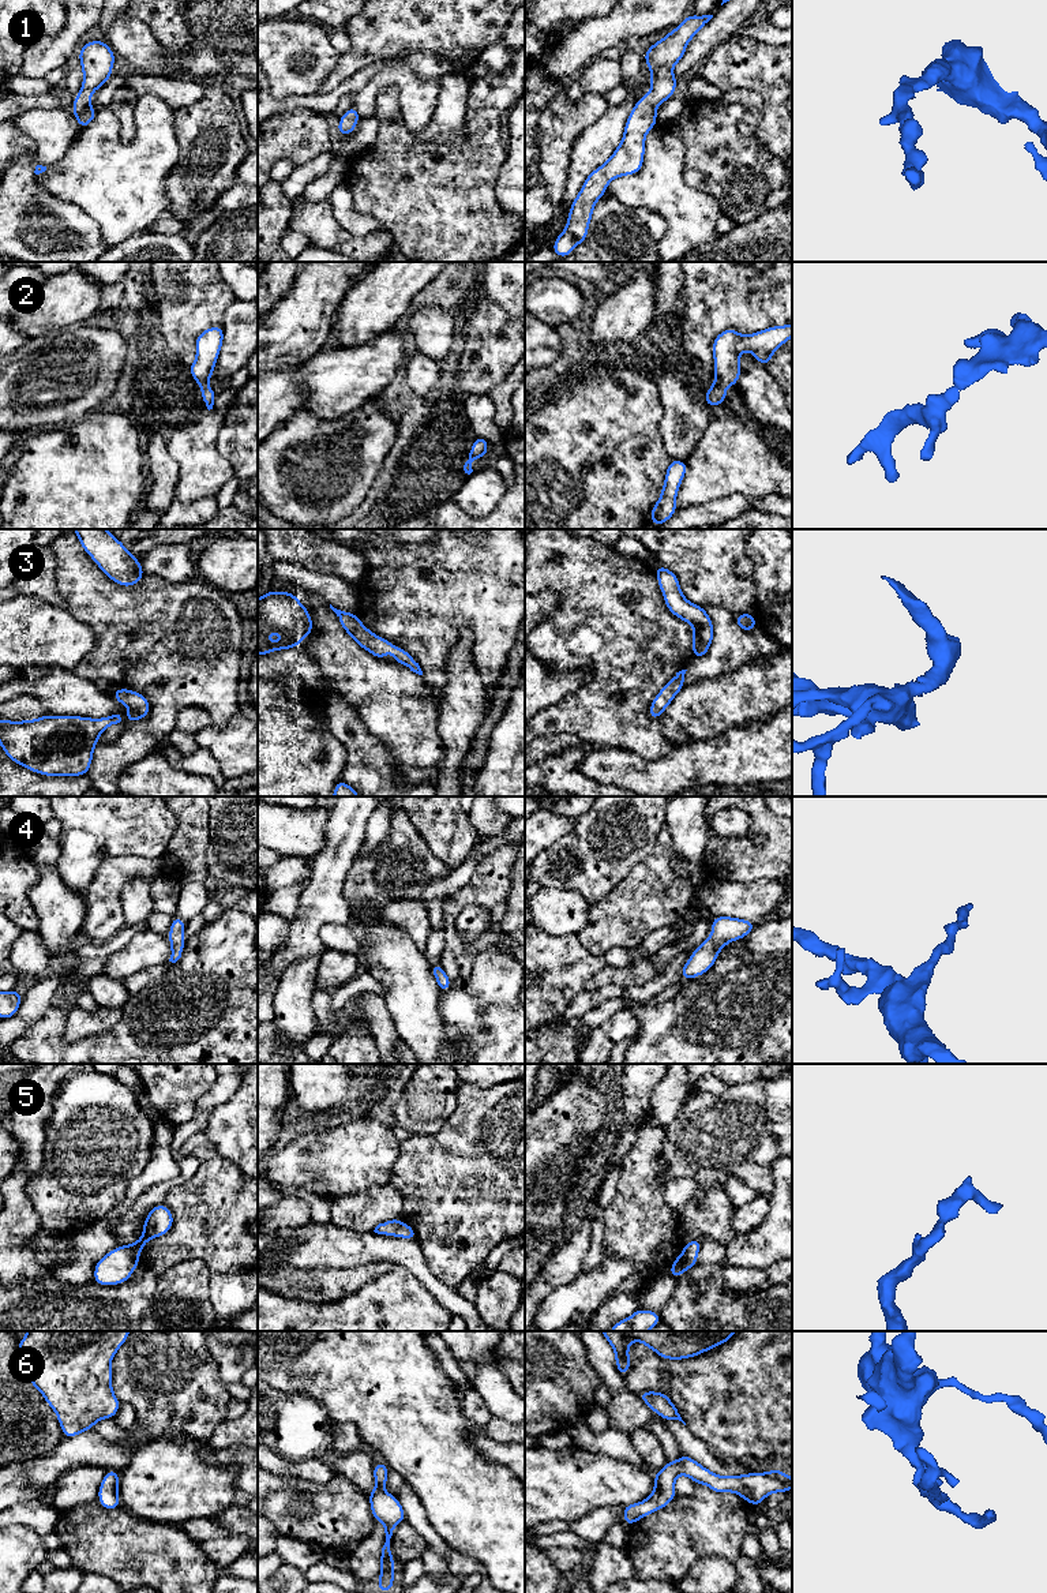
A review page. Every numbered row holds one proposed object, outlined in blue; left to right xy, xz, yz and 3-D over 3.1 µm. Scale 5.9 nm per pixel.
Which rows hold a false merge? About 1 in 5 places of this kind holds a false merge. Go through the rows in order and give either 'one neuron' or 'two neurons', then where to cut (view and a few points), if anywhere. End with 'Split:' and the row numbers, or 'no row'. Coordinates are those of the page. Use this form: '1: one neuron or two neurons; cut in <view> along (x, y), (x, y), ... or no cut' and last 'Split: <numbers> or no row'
1: one neuron; no cut
2: one neuron; no cut
3: one neuron; no cut
4: one neuron; no cut
5: one neuron; no cut
6: one neuron; no cut
Split: no row

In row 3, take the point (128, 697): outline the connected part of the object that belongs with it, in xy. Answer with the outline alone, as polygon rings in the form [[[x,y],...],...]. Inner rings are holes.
[[[115,689],[113,698],[131,709],[127,712],[127,723],[138,721],[150,713],[149,700],[130,689]]]

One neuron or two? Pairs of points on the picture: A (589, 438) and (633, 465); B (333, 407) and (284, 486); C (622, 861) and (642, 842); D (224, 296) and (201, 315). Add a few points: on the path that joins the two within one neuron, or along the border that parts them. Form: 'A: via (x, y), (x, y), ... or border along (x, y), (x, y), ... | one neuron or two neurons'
A: via (600, 449), (611, 453), (622, 464) | one neuron
B: border along (303, 408), (327, 419), (357, 409) | two neurons
C: via (627, 855), (637, 846) | one neuron
D: via (218, 298), (206, 310) | one neuron

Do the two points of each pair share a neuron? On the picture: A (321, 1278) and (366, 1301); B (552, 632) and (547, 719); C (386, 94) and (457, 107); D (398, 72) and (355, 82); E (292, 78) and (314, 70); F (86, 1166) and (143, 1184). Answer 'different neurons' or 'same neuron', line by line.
A: different neurons
B: same neuron
C: different neurons
D: different neurons
E: same neuron
F: different neurons

